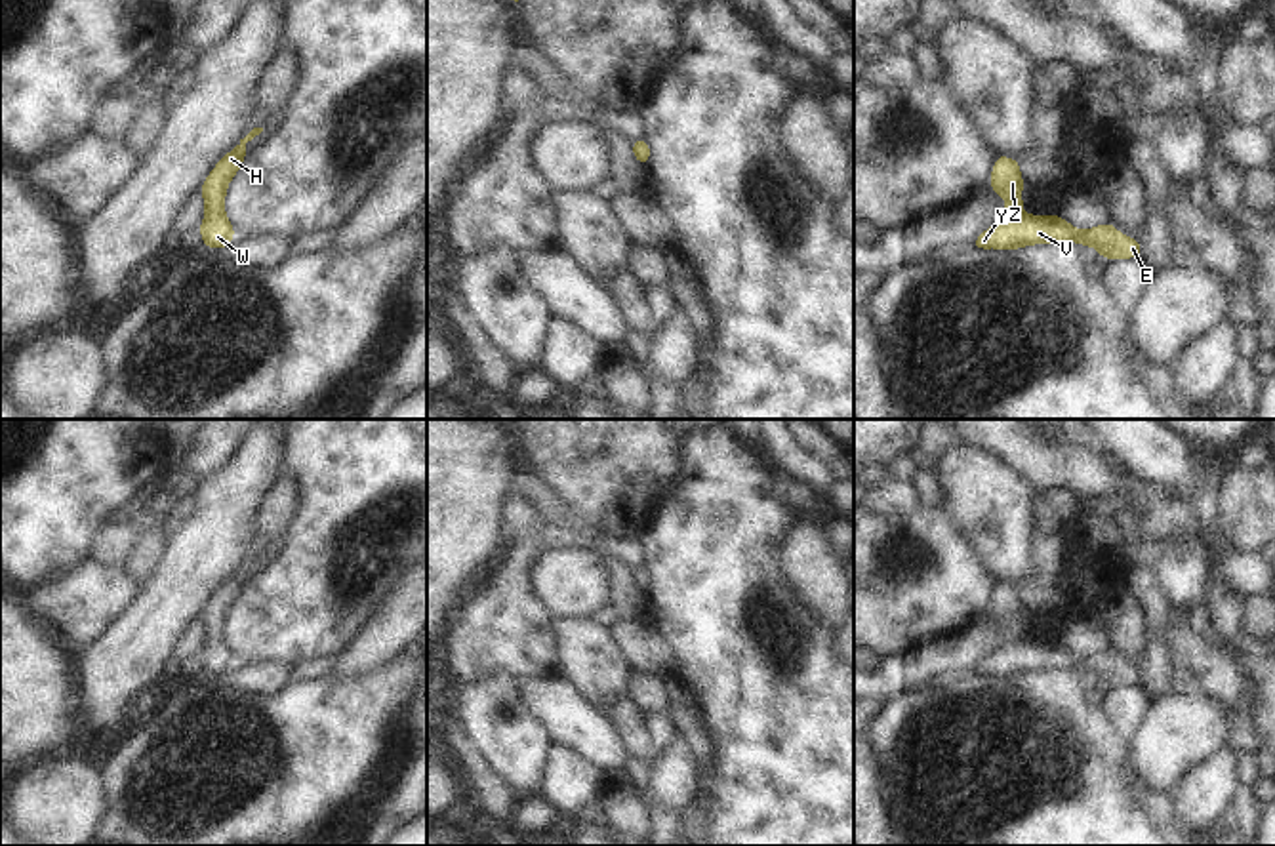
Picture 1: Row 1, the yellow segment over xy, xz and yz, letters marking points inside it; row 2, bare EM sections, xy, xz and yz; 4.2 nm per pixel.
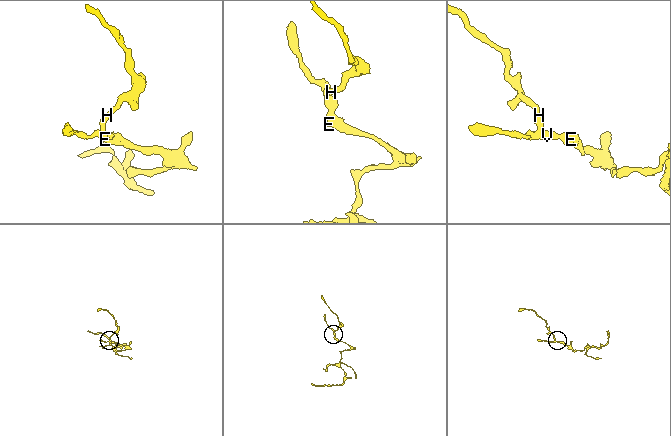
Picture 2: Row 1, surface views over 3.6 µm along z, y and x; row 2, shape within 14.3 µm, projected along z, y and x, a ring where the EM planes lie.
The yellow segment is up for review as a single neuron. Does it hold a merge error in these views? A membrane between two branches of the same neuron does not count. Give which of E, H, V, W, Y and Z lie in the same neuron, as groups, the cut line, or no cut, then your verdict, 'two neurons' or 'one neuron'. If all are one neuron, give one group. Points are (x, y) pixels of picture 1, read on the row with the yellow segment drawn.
E H V W Y Z | no cut | one neuron

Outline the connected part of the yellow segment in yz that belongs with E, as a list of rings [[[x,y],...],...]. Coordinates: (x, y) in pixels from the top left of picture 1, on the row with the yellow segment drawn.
[[[997,154],[989,189],[997,191],[1008,208],[999,221],[976,236],[972,244],[976,250],[1018,250],[1033,244],[1060,244],[1071,240],[1081,246],[1096,248],[1103,259],[1142,257],[1142,242],[1119,232],[1111,221],[1088,231],[1079,231],[1058,213],[1048,217],[1022,213],[1023,177],[1020,173],[1020,160]]]

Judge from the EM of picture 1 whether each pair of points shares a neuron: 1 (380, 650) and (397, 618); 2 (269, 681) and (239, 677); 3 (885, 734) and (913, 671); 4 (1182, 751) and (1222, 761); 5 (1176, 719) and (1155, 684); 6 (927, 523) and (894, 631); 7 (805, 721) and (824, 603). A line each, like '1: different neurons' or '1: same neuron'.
1: same neuron
2: same neuron
3: different neurons
4: different neurons
5: different neurons
6: same neuron
7: different neurons

